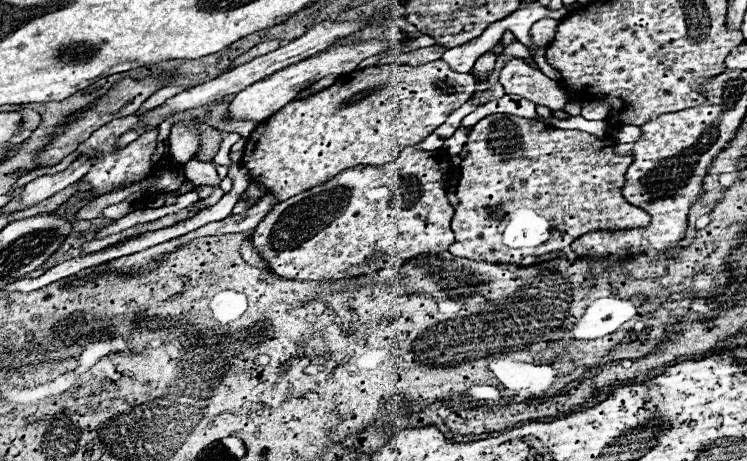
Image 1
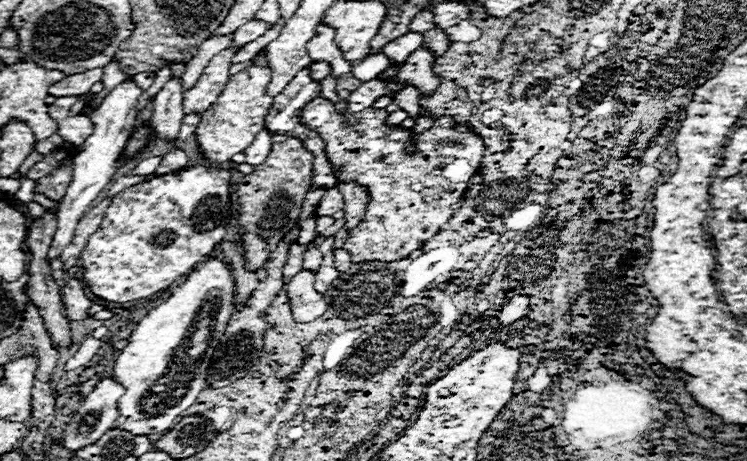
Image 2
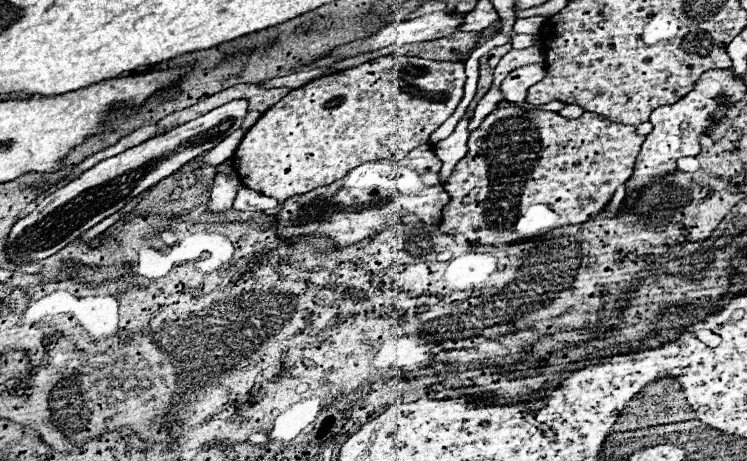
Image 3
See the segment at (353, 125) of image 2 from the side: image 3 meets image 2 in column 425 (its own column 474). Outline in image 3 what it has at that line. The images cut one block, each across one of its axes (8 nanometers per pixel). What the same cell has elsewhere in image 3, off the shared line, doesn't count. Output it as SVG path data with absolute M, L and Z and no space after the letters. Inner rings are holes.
M502 108L502 110L494 110L494 112L490 112L484 118L480 128L470 134L468 154L466 154L466 158L462 158L456 164L448 184L444 186L446 192L450 194L450 202L444 206L444 218L442 218L442 224L448 226L446 234L450 234L450 236L462 236L462 238L466 238L472 244L508 246L508 244L520 244L520 242L530 240L534 236L542 236L542 234L546 234L546 232L550 232L554 228L588 222L610 202L610 198L614 196L616 188L628 182L628 178L632 176L634 162L636 162L636 156L640 152L642 142L644 142L644 138L636 134L634 126L624 126L624 124L618 124L618 122L608 122L608 120L604 120L598 114L584 112L580 118L568 120L568 118L562 118L558 112L546 112L546 110L536 110L536 108Z

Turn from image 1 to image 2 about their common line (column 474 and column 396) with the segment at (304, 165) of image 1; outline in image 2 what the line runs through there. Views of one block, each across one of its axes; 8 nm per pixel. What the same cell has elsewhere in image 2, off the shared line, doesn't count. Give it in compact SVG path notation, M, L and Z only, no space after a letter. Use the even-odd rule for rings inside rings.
M370 80L360 84L348 98L346 98L346 114L354 114L354 112L362 112L364 108L370 108L380 96L384 94L396 94L398 90L402 90L400 86L402 82L394 80L392 84L384 84L380 80Z

